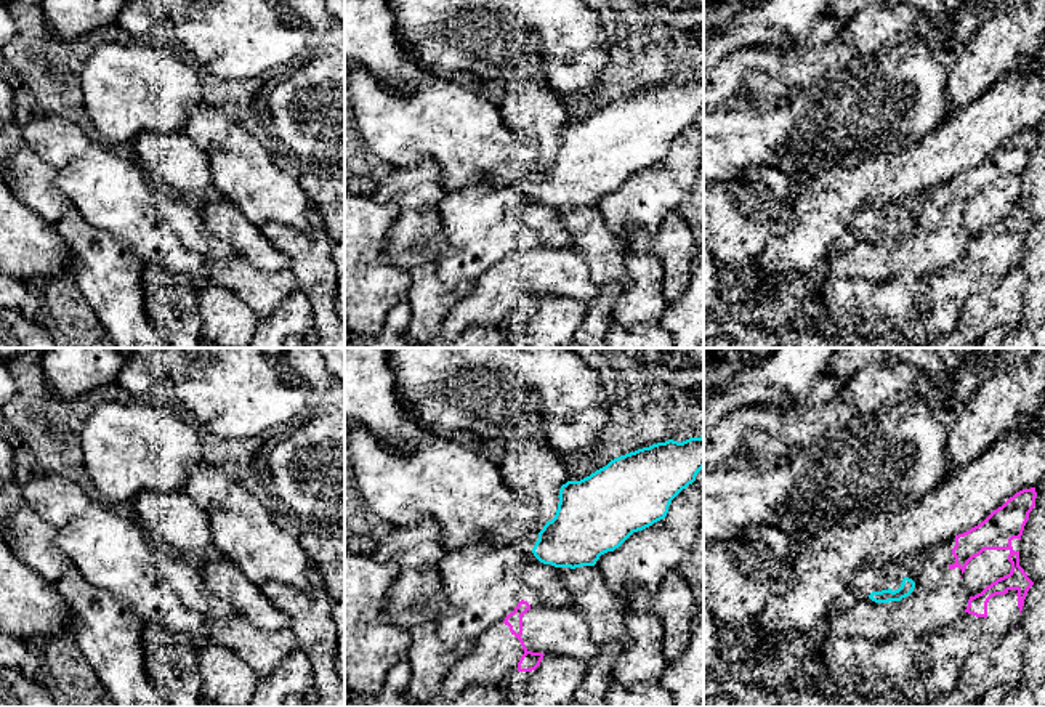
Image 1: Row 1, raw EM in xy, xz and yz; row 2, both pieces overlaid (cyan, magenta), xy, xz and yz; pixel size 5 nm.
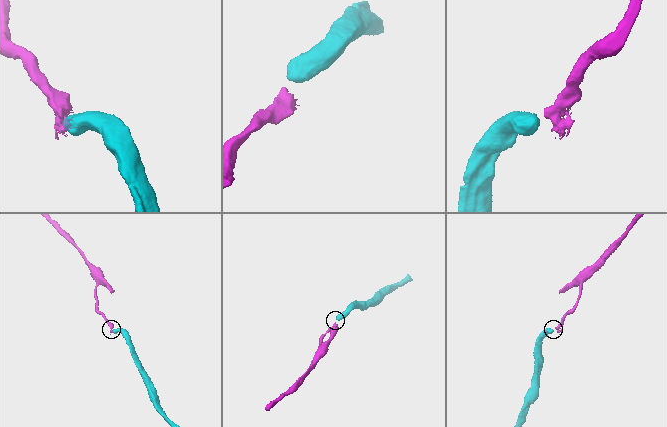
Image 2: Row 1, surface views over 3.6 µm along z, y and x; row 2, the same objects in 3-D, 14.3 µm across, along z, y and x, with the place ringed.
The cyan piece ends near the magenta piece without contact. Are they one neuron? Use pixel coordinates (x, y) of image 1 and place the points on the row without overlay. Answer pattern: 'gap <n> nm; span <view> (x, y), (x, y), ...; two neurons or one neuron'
gap 190 nm; span yz (914, 223), (949, 209); two neurons

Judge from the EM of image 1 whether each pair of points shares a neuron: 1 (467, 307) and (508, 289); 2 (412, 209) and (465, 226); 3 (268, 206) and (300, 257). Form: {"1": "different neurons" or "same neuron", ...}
{"1": "same neuron", "2": "different neurons", "3": "different neurons"}

